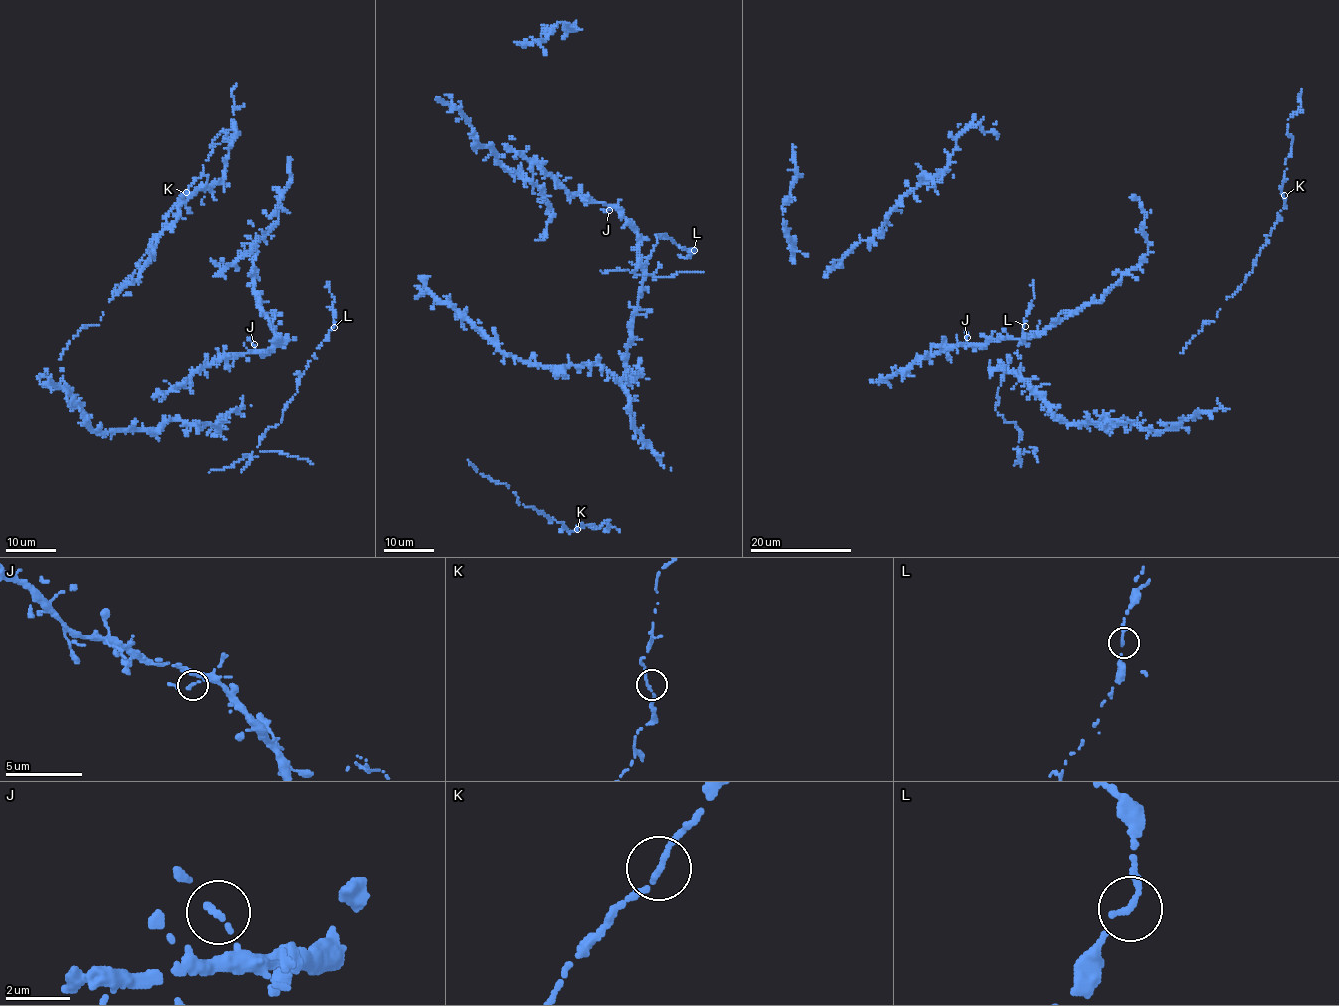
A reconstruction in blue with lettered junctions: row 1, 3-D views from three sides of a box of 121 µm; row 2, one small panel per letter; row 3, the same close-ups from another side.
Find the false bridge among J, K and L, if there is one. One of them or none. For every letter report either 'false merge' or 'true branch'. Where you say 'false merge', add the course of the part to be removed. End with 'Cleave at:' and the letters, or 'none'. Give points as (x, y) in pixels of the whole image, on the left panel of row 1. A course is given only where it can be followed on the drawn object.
J: true branch
K: true branch
L: true branch
Cleave at: none

